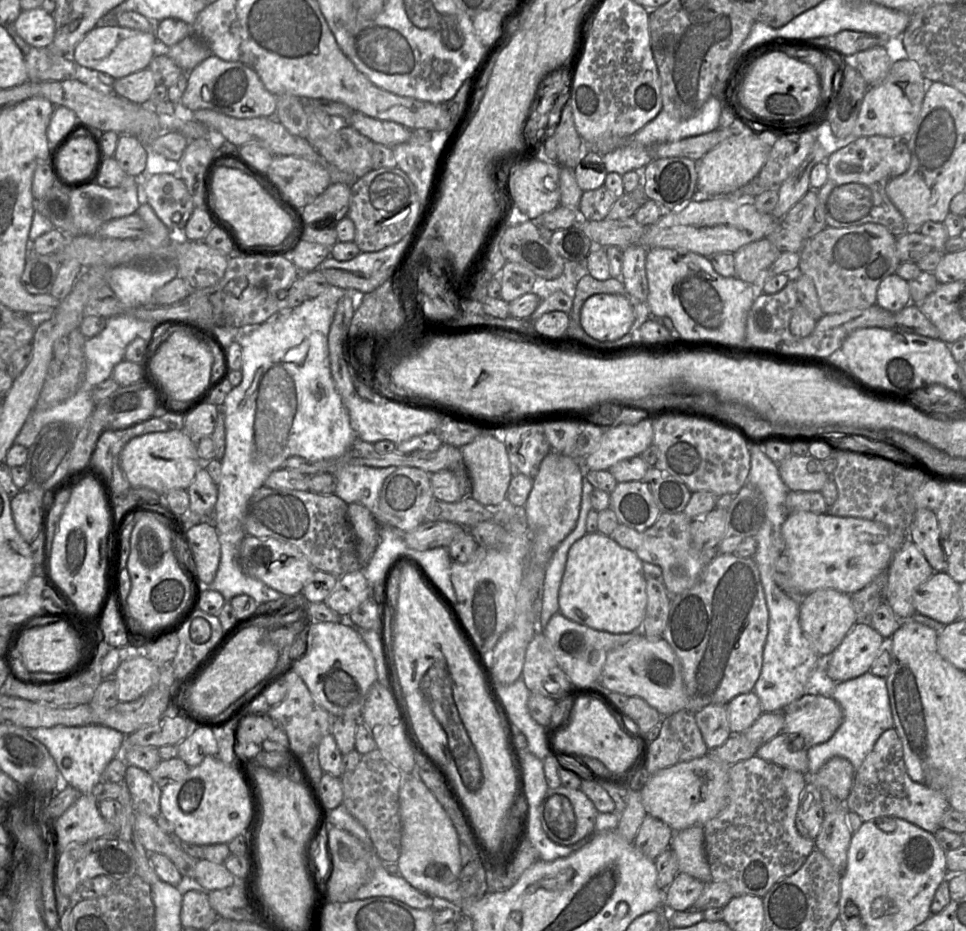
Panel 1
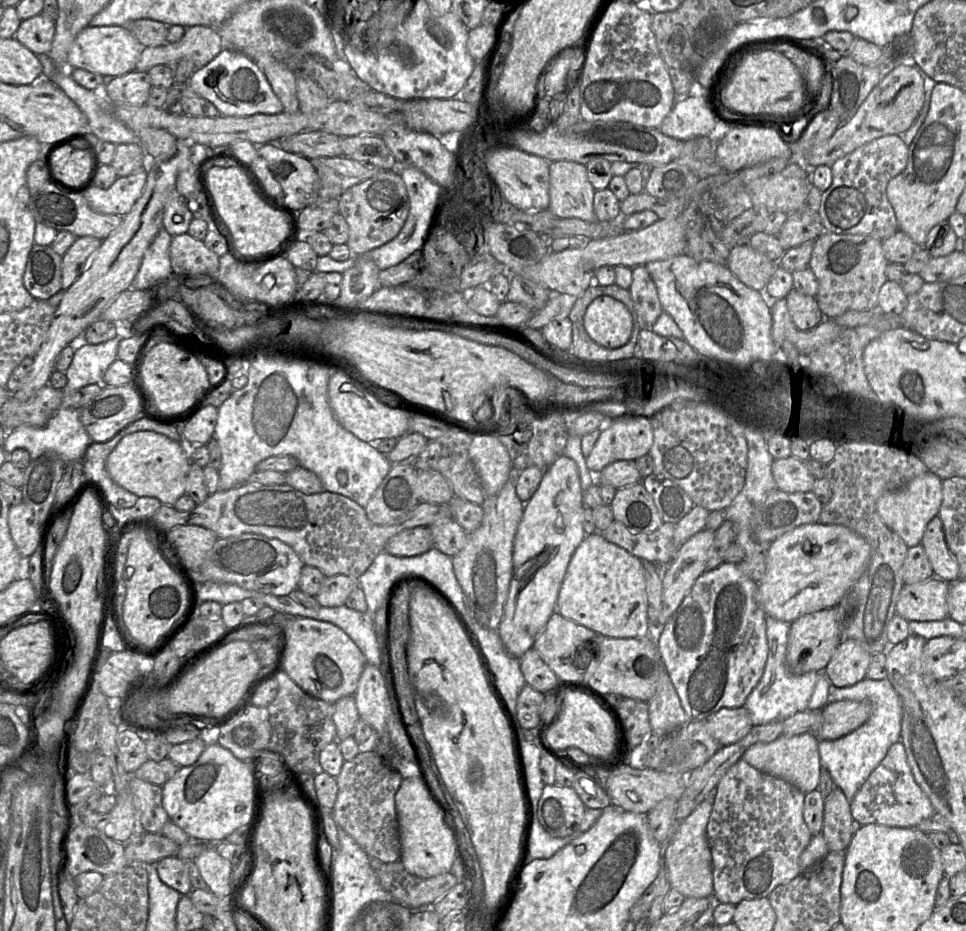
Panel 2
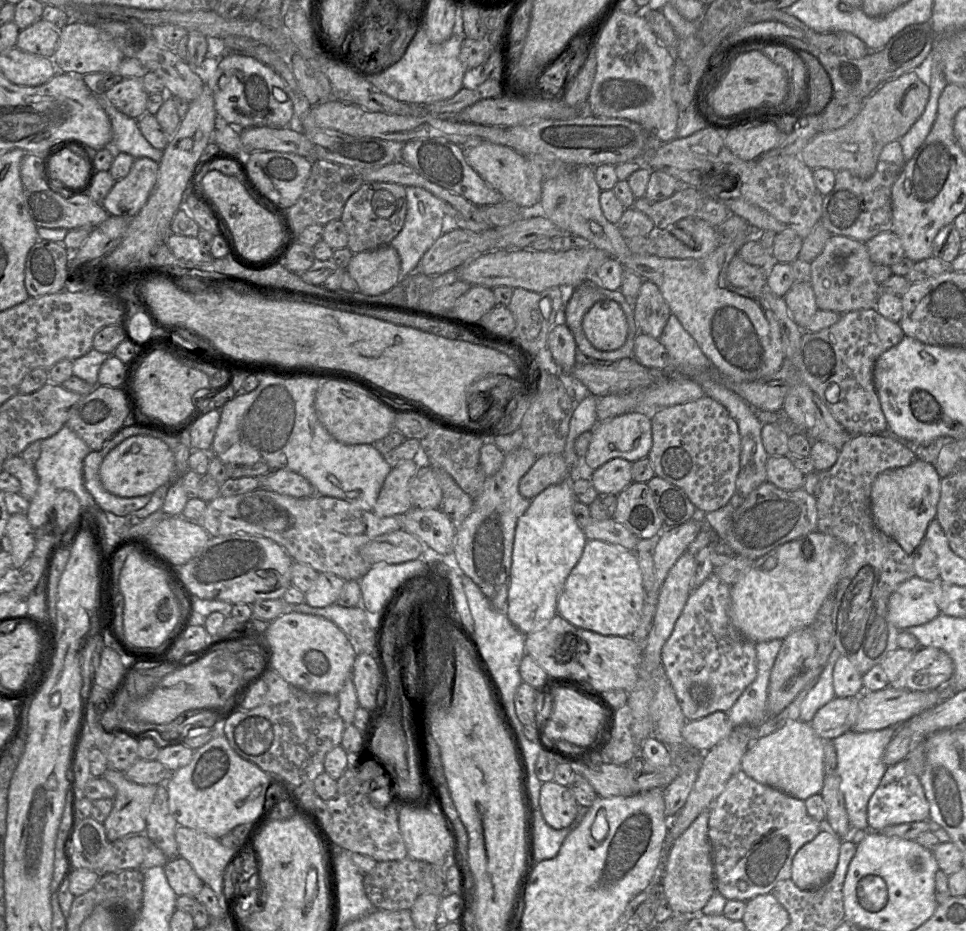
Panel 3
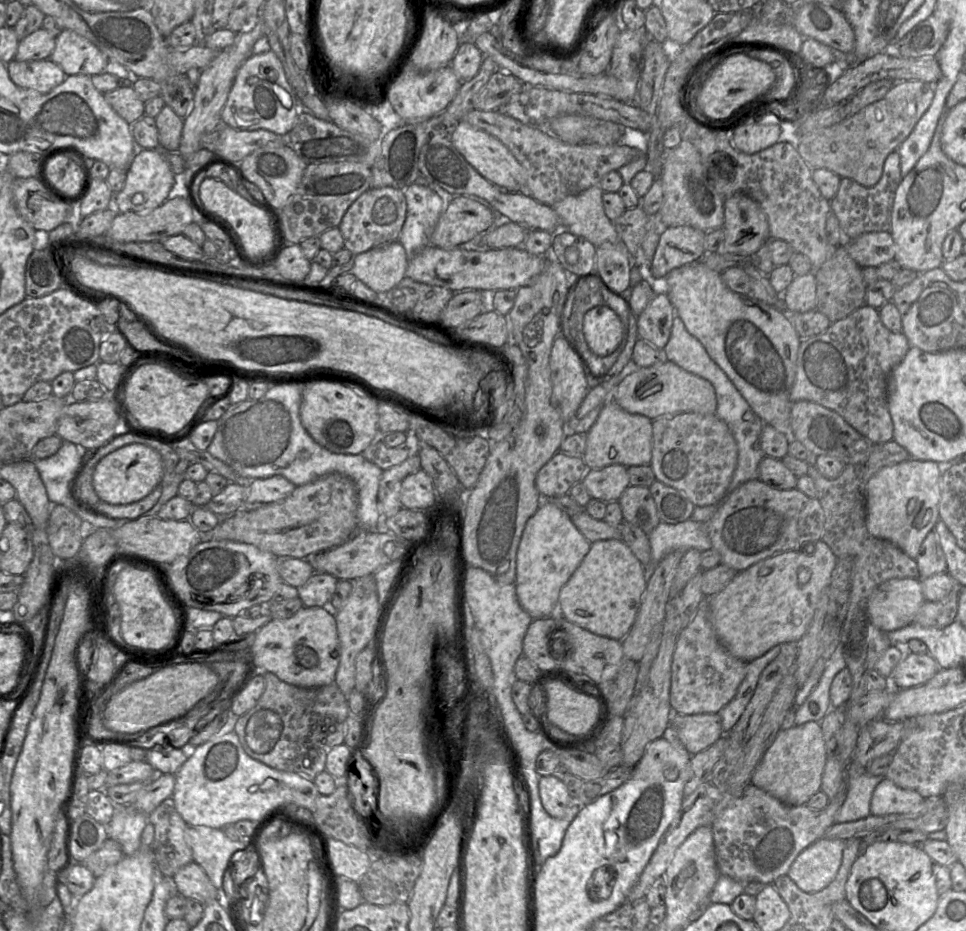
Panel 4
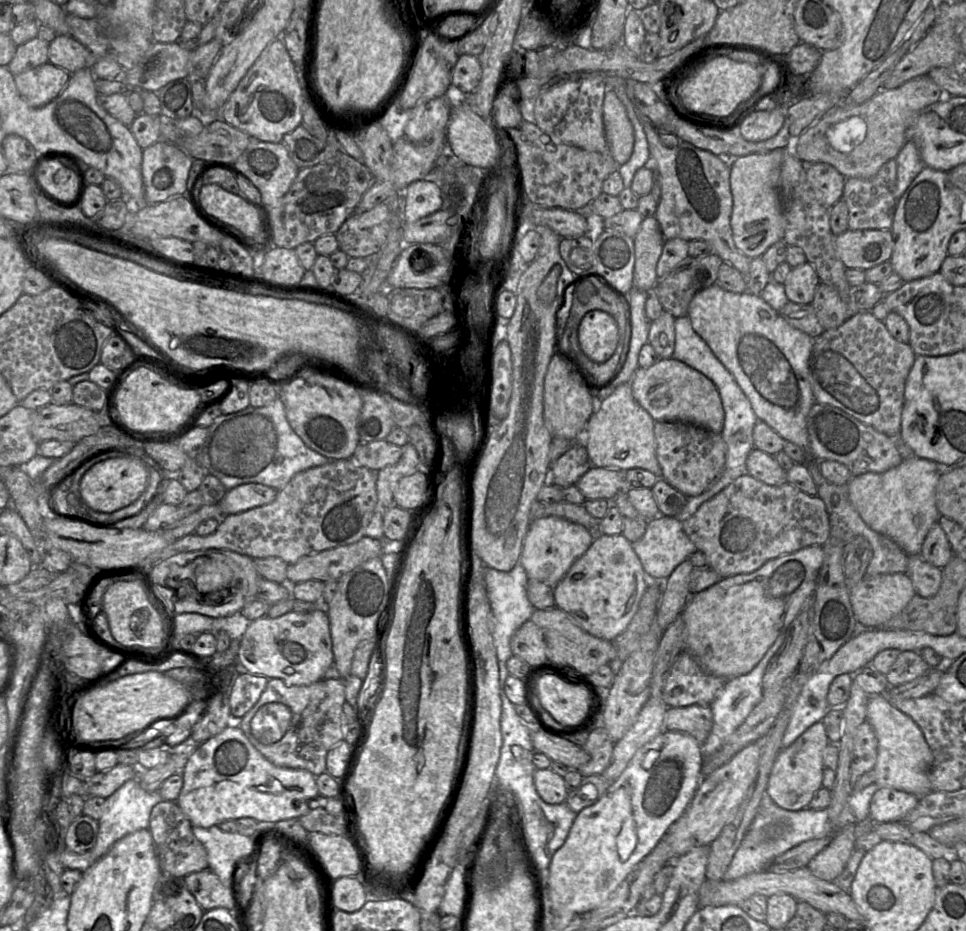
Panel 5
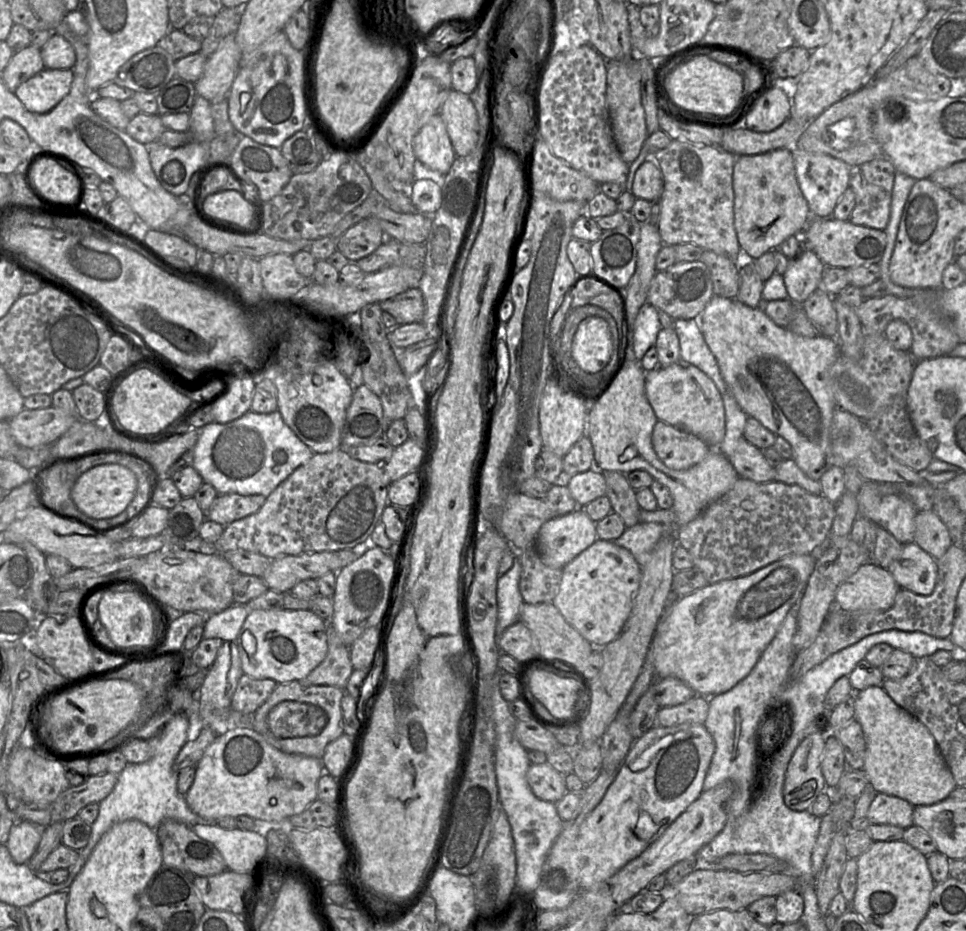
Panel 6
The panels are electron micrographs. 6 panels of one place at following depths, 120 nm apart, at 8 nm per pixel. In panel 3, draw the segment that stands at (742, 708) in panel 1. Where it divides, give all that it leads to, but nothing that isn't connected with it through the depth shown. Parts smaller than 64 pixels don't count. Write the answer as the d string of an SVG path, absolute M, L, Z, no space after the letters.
M716 711L698 720L687 721L682 738L691 749L705 753L726 738L734 727L727 711Z

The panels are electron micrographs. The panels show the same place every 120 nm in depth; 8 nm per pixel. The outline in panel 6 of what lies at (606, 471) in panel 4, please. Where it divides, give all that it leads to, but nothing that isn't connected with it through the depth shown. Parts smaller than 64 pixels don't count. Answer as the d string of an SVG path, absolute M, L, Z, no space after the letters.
M595 467L570 478L563 478L562 481L565 481L580 508L606 495L604 472Z

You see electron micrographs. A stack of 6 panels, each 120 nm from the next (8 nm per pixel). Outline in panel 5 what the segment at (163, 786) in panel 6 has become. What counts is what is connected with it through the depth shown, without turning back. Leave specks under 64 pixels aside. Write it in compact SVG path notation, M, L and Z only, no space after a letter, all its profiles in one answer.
M139 777L128 780L108 797L105 803L105 812L98 821L98 836L92 849L96 855L96 860L103 857L113 844L124 836L141 829L149 829L151 811L161 801L165 800L158 791L147 792L141 787Z

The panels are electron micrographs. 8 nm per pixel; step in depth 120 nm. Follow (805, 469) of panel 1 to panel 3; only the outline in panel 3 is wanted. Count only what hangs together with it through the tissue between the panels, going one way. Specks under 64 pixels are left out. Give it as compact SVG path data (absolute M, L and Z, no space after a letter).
M788 455L769 456L766 463L767 481L783 490L803 488L805 475L797 469Z

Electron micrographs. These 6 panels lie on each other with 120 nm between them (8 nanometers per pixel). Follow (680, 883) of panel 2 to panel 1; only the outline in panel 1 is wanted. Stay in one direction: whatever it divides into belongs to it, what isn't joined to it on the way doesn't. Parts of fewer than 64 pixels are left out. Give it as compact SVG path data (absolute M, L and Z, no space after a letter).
M693 825L680 831L674 831L670 847L674 850L679 873L708 884L712 875L704 846L704 826Z

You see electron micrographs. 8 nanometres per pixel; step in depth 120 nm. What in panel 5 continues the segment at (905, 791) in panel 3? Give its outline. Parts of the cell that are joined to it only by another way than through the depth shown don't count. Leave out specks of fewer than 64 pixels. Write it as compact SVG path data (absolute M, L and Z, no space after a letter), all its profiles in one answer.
M879 788L870 802L870 820L876 824L902 822L919 801L919 797L904 791Z

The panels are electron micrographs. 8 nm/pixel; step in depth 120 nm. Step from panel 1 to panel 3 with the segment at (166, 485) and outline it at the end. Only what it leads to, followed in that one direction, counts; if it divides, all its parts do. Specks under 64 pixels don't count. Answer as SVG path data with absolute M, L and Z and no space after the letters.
M150 435L131 436L113 448L103 459L99 475L103 487L120 497L152 494L160 486L170 484L161 509L167 515L181 514L189 499L182 484L182 476L176 476L173 452L163 440Z

